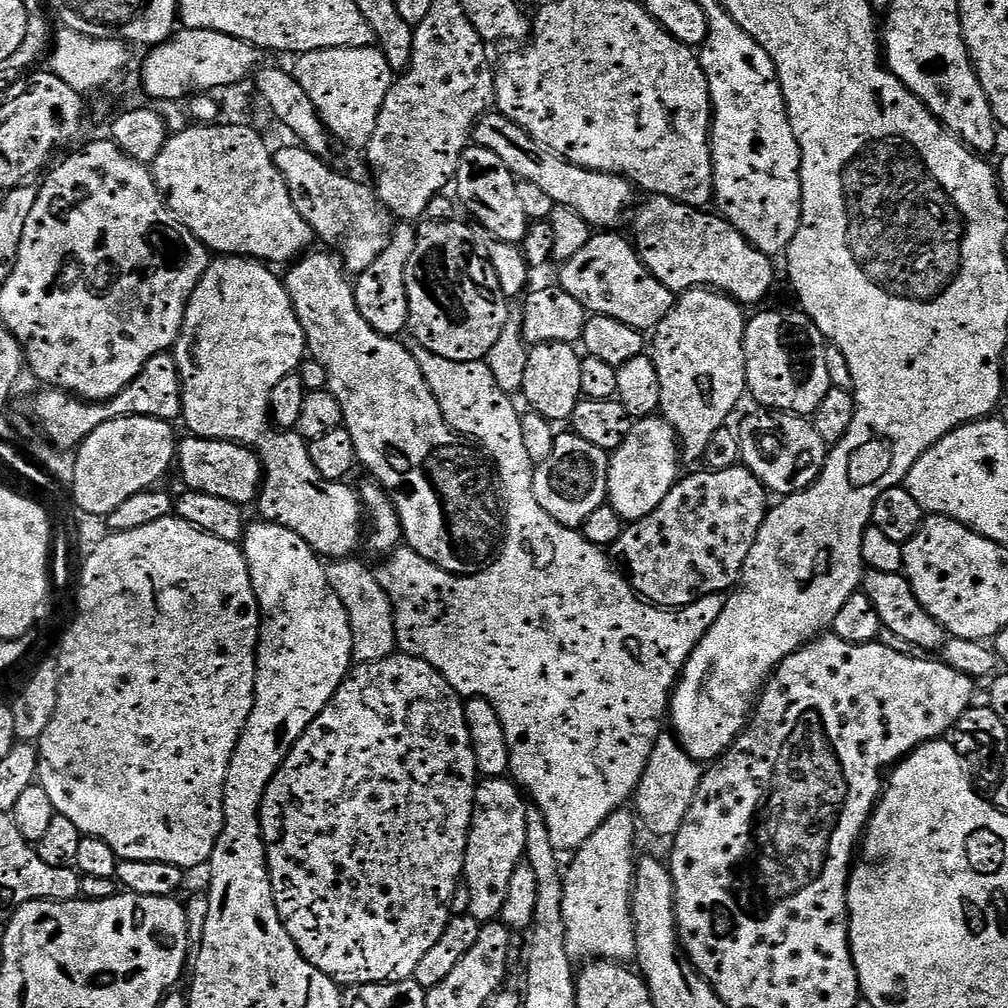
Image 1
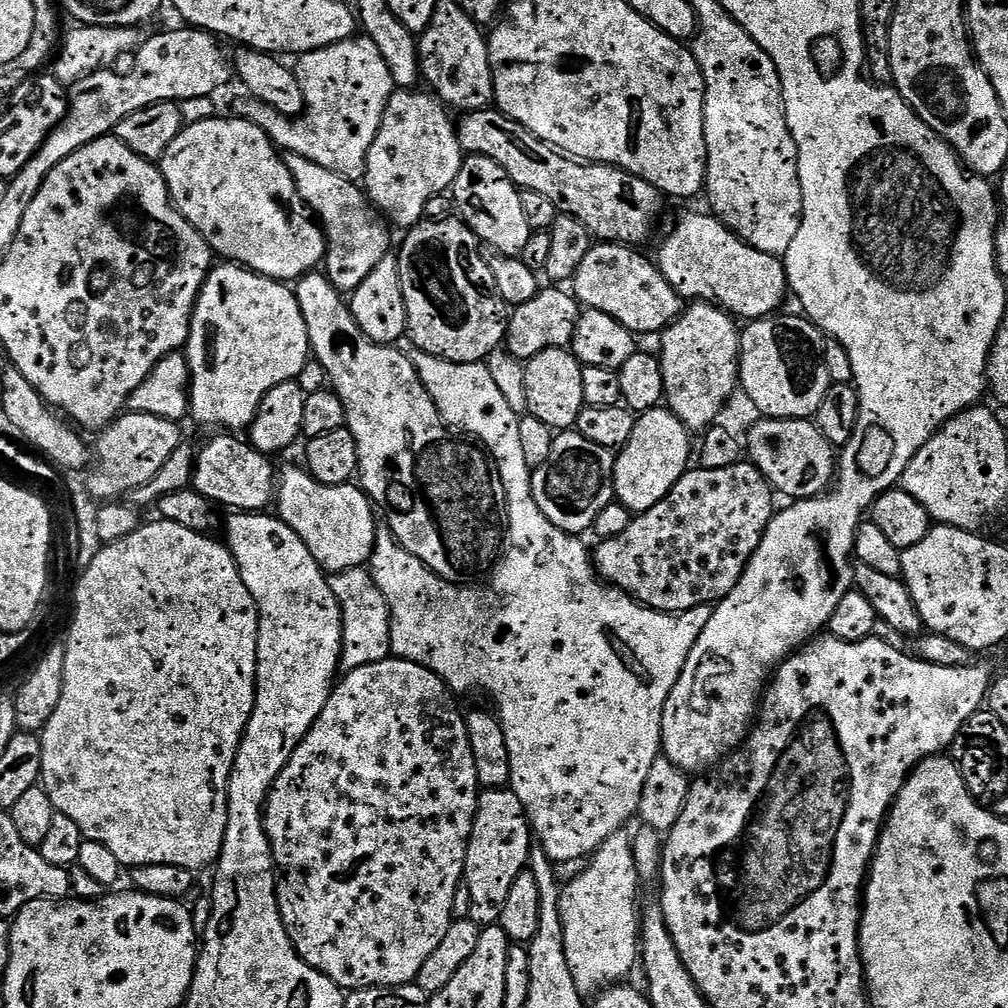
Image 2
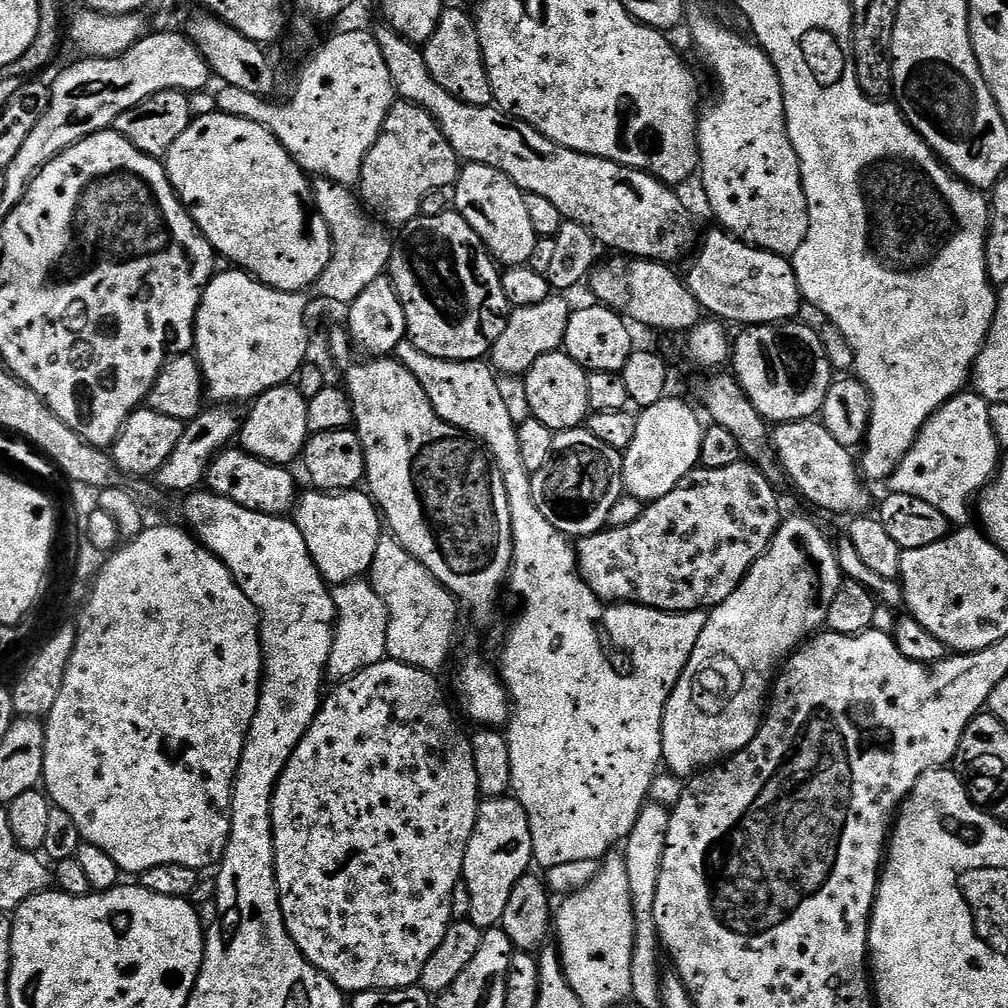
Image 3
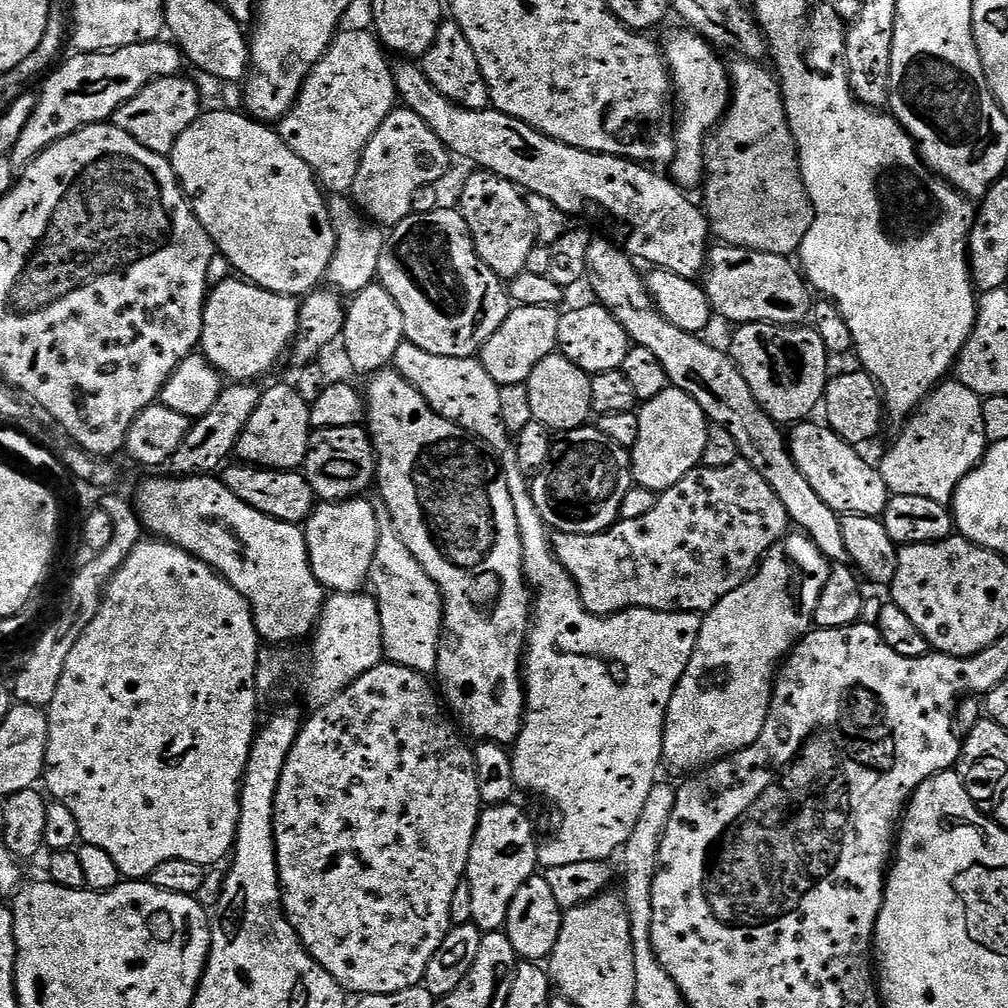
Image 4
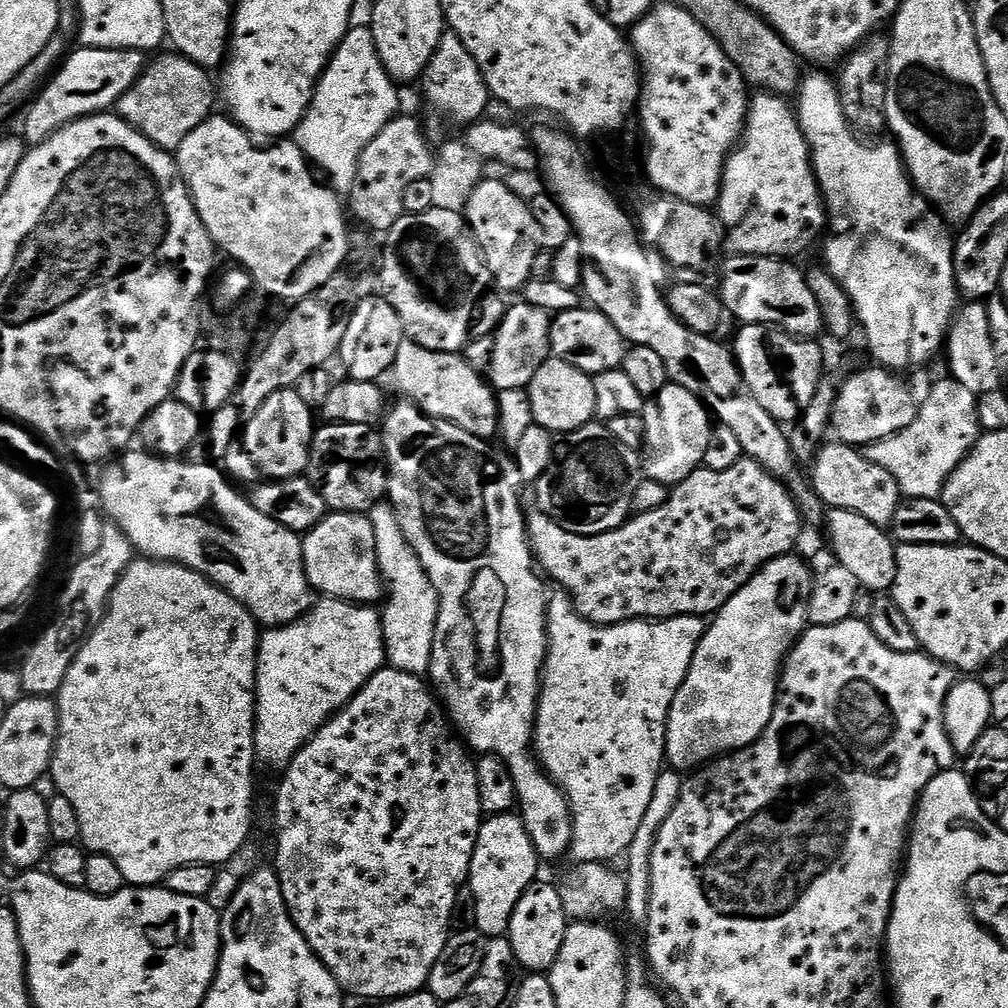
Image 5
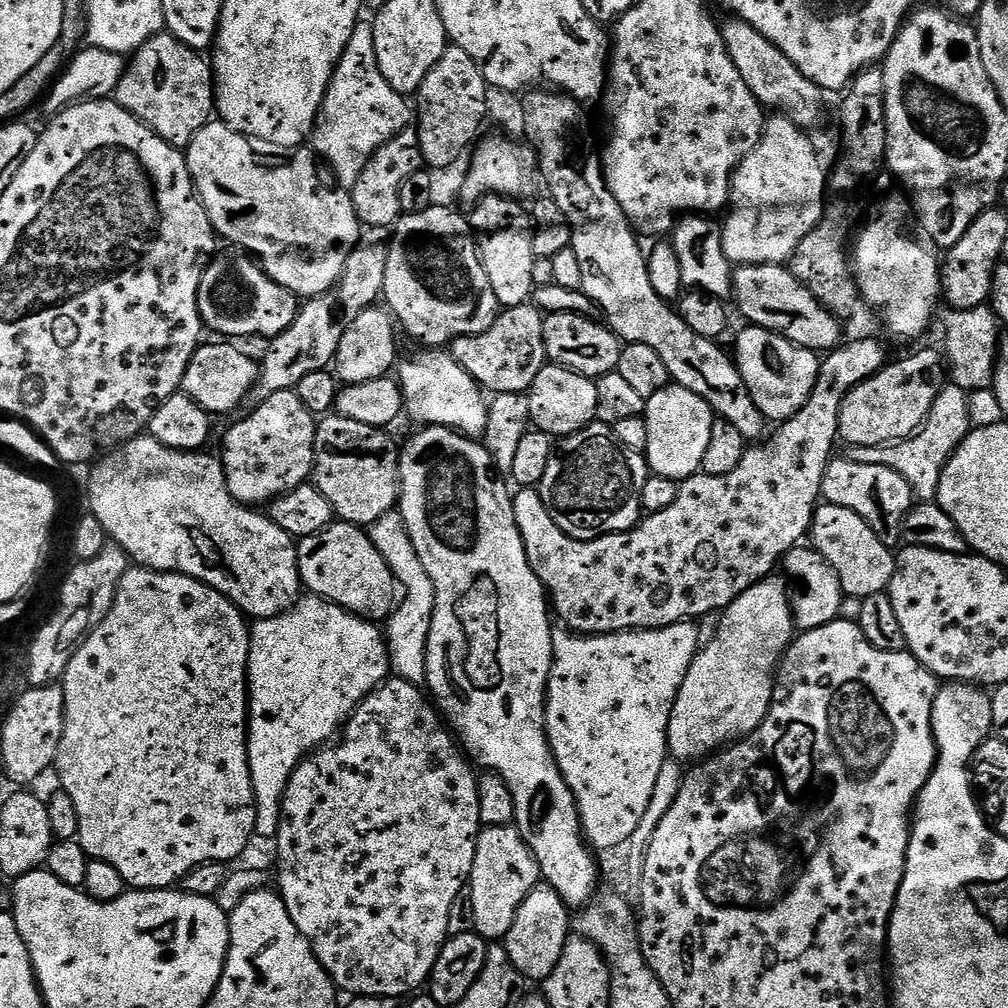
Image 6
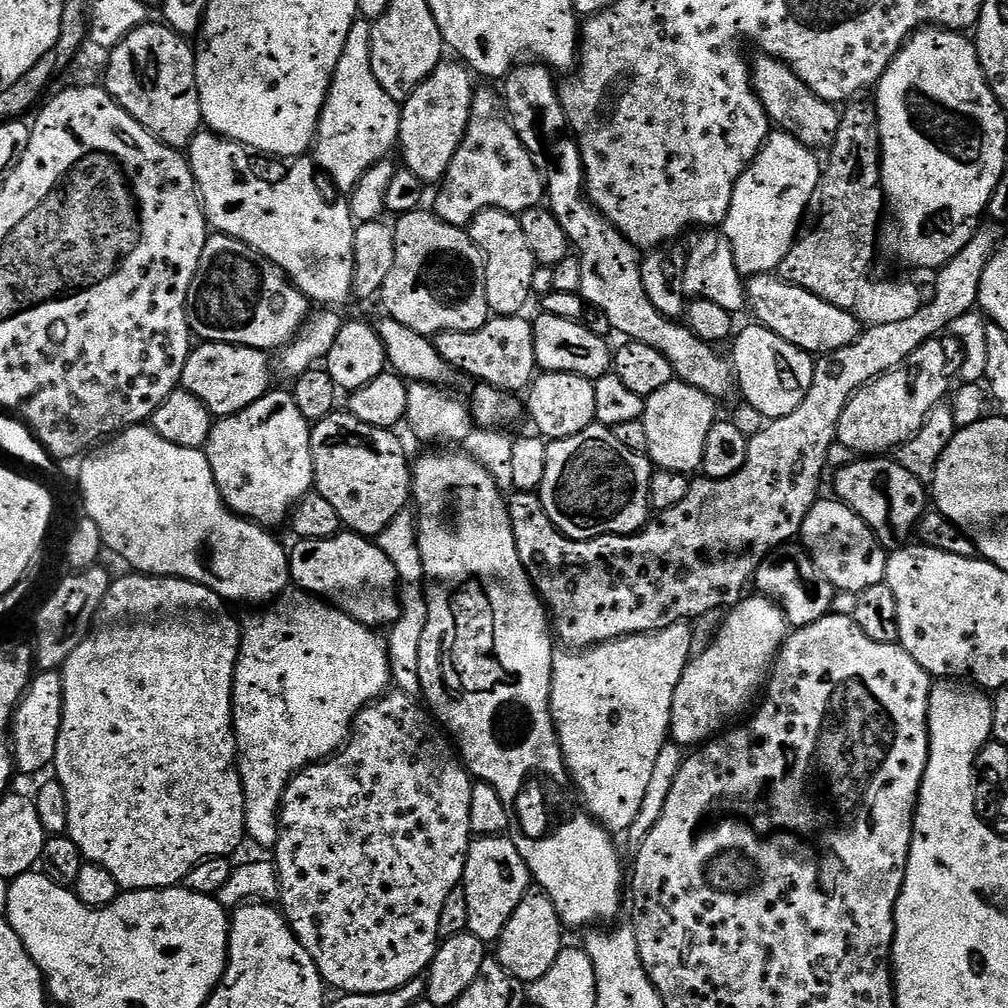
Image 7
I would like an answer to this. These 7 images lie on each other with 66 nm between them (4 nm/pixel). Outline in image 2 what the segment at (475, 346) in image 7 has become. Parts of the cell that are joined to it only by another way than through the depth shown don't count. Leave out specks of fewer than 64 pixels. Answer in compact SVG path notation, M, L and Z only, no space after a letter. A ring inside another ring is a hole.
M560 286L541 287L539 294L530 302L515 305L508 318L506 349L521 362L533 360L547 348L568 348L578 326L582 305L571 291Z

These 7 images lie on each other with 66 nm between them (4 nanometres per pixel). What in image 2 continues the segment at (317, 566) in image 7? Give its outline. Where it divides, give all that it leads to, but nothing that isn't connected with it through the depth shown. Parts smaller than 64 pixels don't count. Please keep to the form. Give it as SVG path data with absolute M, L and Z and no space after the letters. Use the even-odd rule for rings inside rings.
M307 467L288 468L285 472L283 469L278 476L278 491L274 508L277 508L275 511L278 513L278 519L286 526L293 528L298 534L298 538L302 538L302 542L306 542L306 550L310 550L310 554L314 554L318 566L323 568L325 573L331 574L345 572L351 568L362 568L371 558L376 545L378 517L372 513L374 505L368 495L355 483L323 484L309 474Z

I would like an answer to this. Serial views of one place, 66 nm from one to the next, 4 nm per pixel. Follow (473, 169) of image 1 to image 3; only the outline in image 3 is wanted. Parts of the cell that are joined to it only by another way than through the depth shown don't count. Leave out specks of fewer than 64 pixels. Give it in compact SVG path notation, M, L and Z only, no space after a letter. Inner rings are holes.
M465 163L454 183L454 208L478 234L489 256L500 266L524 266L534 254L537 234L526 210L526 194L494 166Z

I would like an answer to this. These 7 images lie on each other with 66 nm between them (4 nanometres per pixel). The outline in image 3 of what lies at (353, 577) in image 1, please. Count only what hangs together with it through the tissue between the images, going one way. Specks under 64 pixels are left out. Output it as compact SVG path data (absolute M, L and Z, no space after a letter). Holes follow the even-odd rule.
M364 578L335 585L331 594L336 607L336 623L327 675L331 679L333 676L333 681L343 682L388 656L388 611L382 598Z

